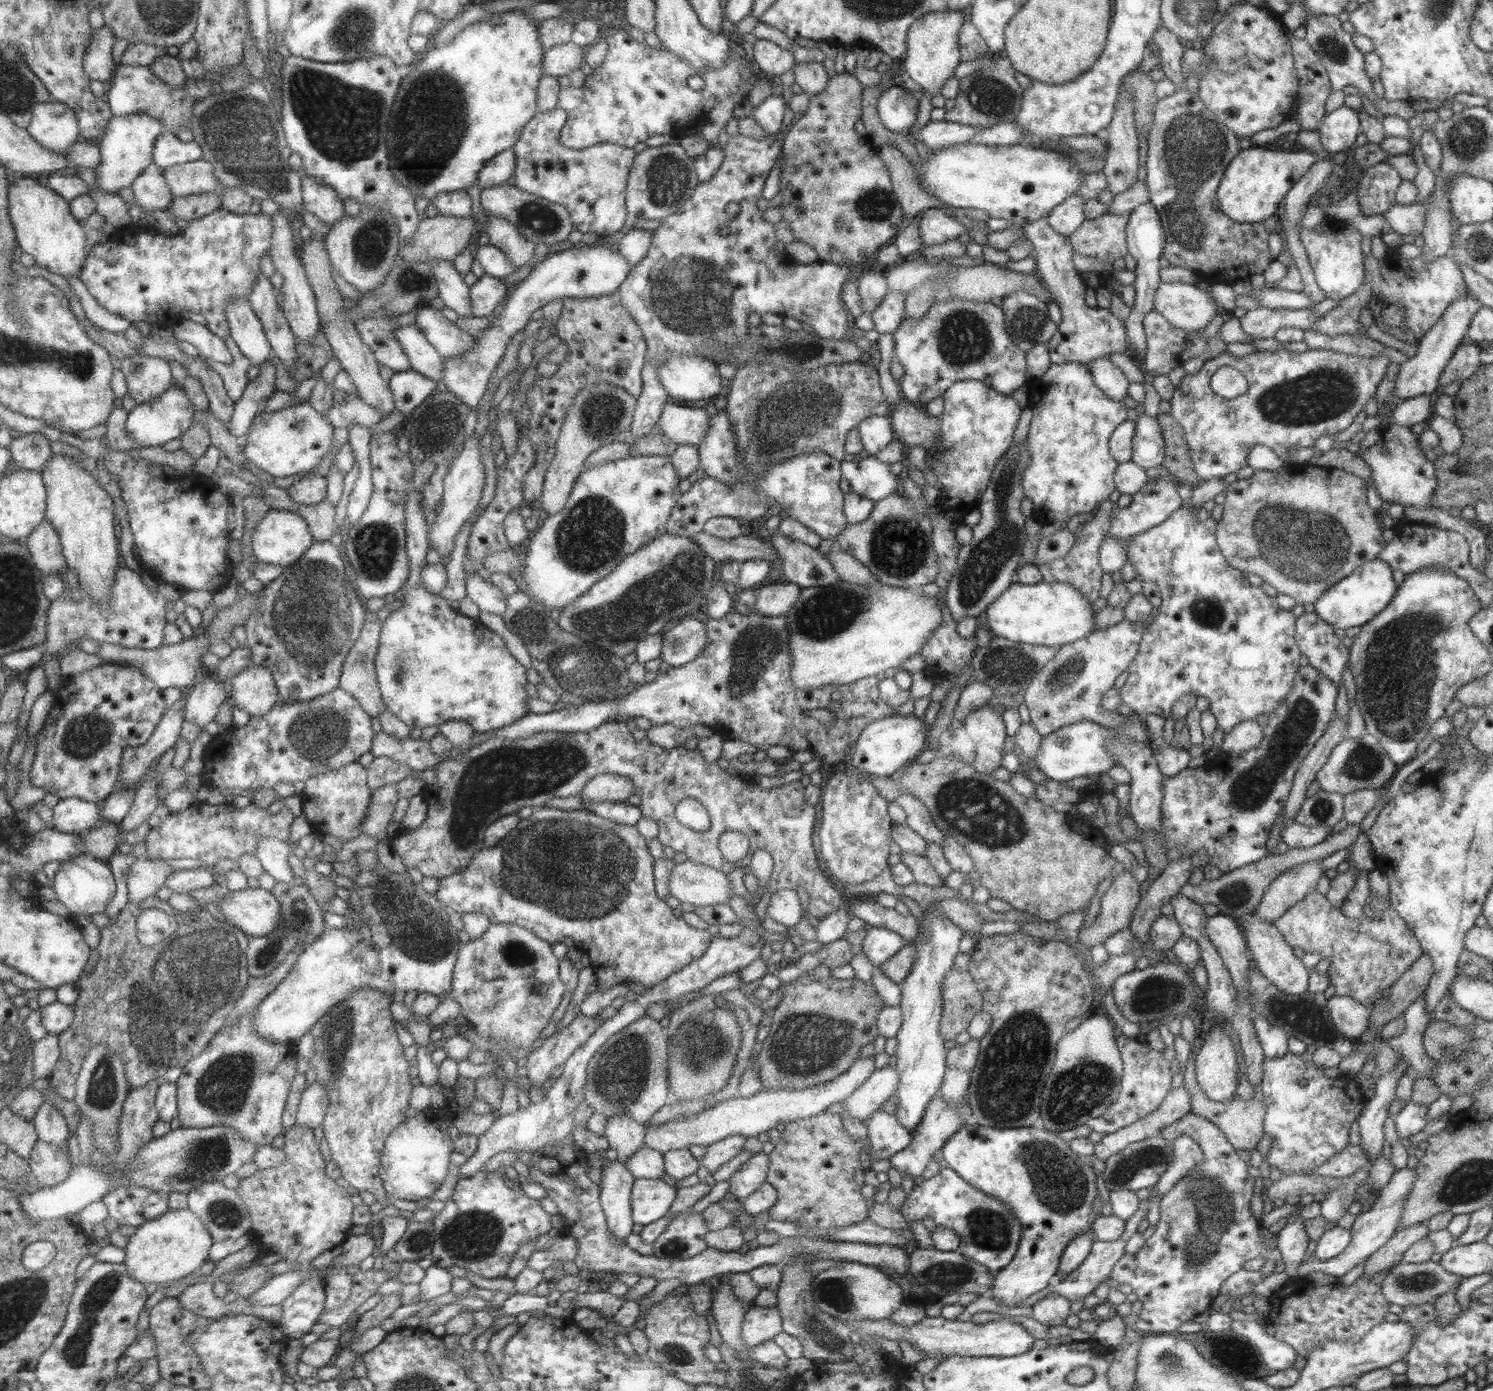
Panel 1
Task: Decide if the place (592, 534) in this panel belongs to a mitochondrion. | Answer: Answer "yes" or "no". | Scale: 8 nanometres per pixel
yes

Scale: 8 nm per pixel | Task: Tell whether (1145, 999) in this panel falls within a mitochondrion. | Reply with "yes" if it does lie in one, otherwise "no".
yes

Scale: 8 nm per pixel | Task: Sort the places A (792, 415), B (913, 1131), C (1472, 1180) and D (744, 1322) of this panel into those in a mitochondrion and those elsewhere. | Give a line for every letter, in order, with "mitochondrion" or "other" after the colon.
A: mitochondrion
B: other
C: mitochondrion
D: other

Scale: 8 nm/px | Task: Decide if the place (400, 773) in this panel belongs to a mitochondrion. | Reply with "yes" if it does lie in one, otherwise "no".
no

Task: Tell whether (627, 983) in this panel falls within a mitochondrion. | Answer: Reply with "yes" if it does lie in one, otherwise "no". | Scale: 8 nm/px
no

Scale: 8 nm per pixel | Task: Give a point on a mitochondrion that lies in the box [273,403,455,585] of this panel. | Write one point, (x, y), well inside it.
(377, 543)

